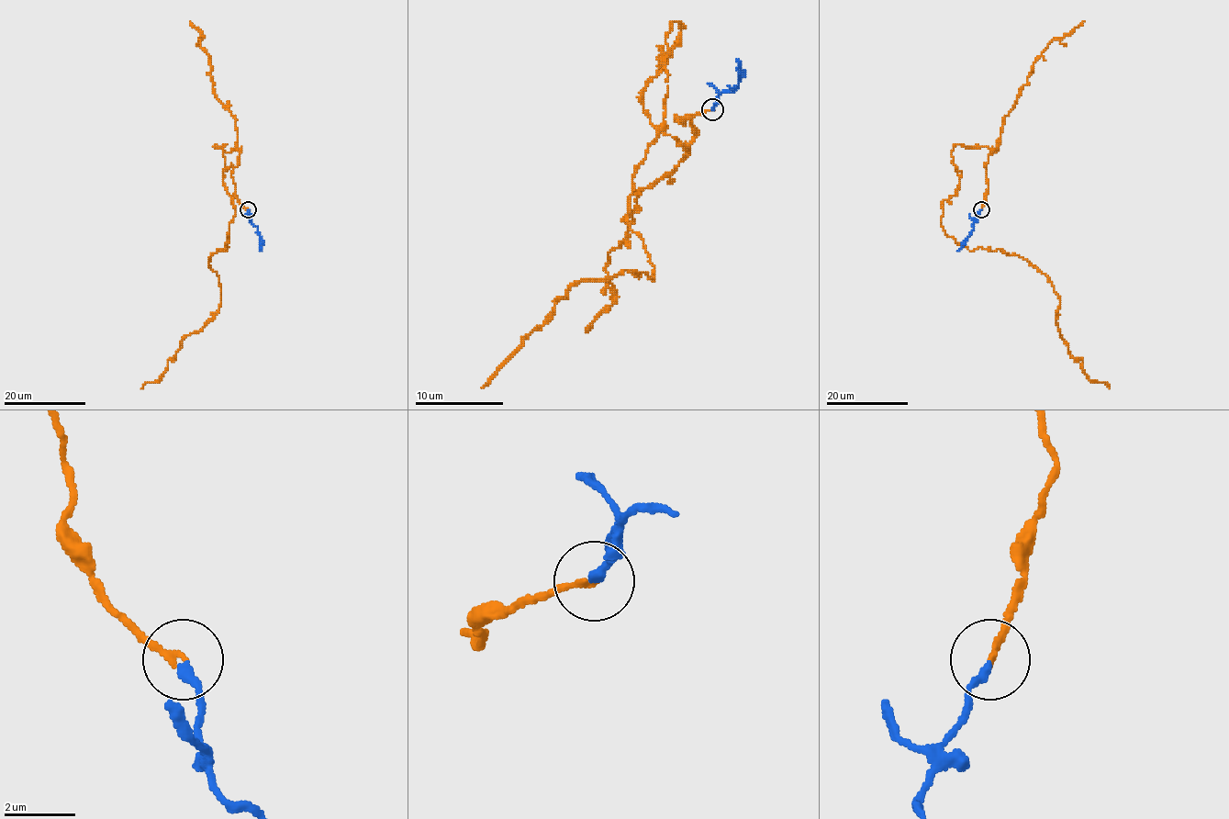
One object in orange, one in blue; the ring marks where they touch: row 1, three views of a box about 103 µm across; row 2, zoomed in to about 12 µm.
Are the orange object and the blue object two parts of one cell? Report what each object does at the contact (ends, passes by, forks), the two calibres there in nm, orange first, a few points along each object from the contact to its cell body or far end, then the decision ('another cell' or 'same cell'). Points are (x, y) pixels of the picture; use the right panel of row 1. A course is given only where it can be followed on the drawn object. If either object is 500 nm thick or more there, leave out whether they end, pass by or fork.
orange ends; blue ends; calibres 170 and 280 nm; course orange (981, 209), (998, 149), (955, 144), (944, 233), (1048, 277), (1067, 351), (1110, 387); course blue (981, 209), (969, 237), (957, 251); same cell

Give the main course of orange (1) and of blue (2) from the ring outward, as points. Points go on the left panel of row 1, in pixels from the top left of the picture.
1: (248, 209), (231, 176), (240, 150), (216, 147), (234, 217), (228, 251), (210, 256), (218, 312), (141, 387)
2: (248, 209), (260, 237), (259, 251)

